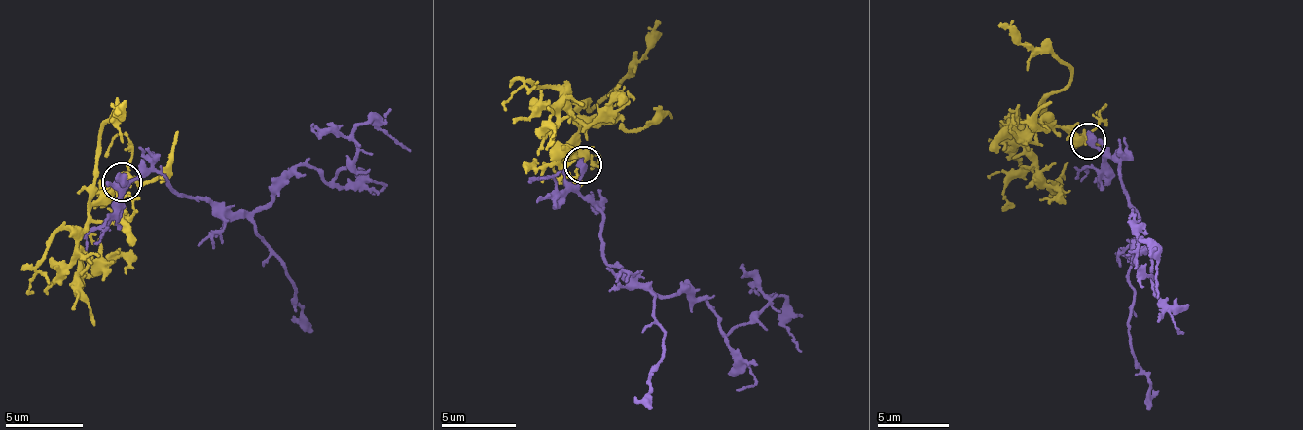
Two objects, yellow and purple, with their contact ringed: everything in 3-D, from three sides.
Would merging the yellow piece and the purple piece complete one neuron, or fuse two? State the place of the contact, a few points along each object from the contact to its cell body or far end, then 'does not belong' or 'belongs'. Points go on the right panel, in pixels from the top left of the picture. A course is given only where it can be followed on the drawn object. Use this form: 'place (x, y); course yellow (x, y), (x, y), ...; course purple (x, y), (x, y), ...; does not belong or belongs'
place (1088, 140); course yellow (1086, 144), (1062, 128), (1042, 102), (1067, 84), (1070, 64), (1026, 44), (996, 24); course purple (1087, 139), (1118, 165), (1134, 262), (1146, 250), (1157, 284), (1135, 262), (1140, 238), (1158, 299); belongs

